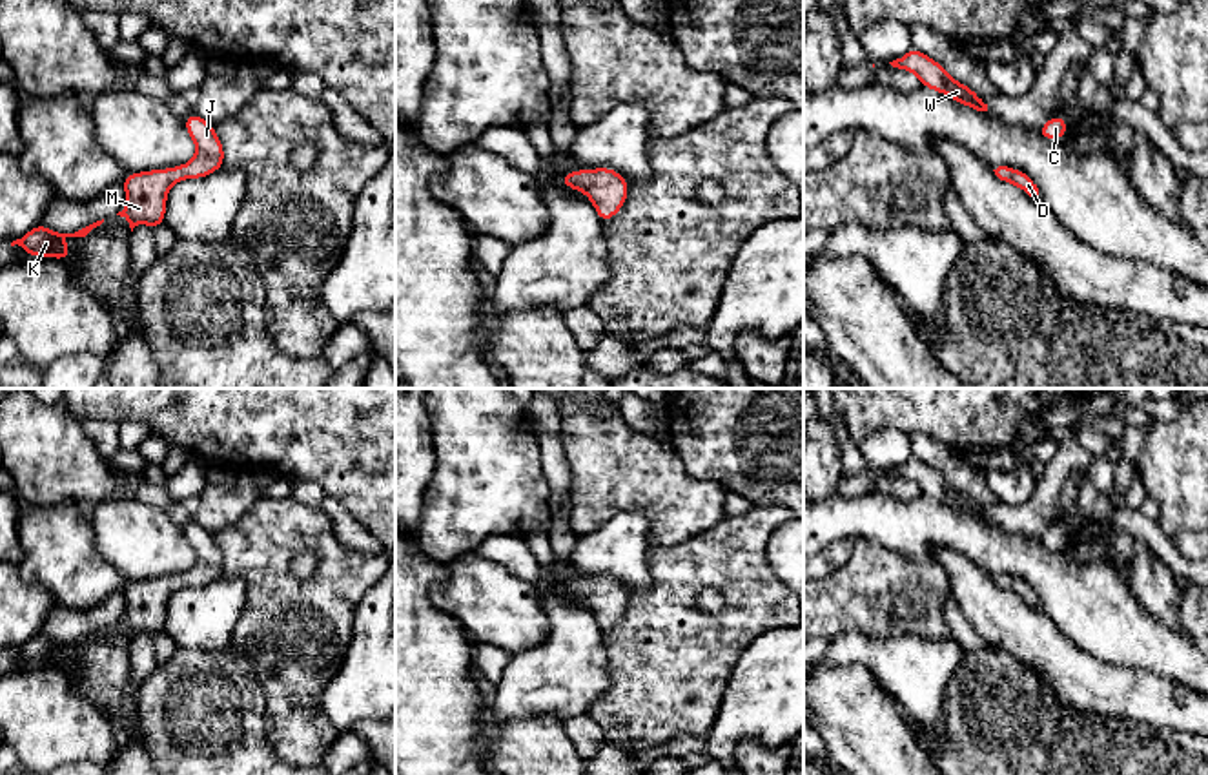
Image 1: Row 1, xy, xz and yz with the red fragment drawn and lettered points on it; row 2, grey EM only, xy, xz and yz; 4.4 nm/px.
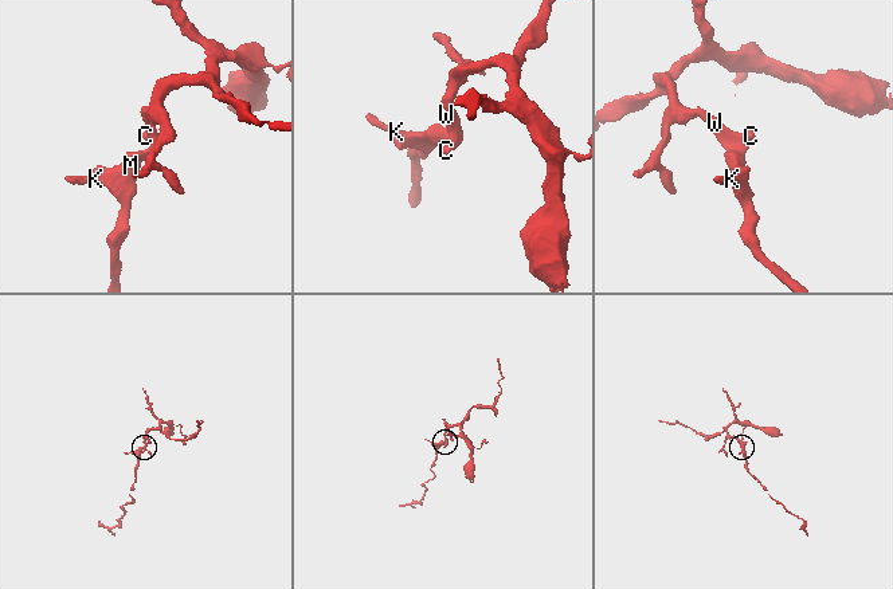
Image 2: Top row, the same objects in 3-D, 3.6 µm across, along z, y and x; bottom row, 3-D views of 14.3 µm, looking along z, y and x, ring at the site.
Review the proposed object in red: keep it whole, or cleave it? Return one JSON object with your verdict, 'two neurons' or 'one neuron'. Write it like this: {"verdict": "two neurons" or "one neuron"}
{"verdict": "one neuron"}

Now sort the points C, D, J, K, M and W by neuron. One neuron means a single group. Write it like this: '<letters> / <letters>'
C D J K M W

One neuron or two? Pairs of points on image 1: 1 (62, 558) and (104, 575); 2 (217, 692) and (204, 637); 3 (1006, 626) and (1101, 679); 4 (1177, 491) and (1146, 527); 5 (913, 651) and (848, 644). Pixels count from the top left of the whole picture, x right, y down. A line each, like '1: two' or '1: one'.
1: one
2: two
3: one
4: two
5: one

